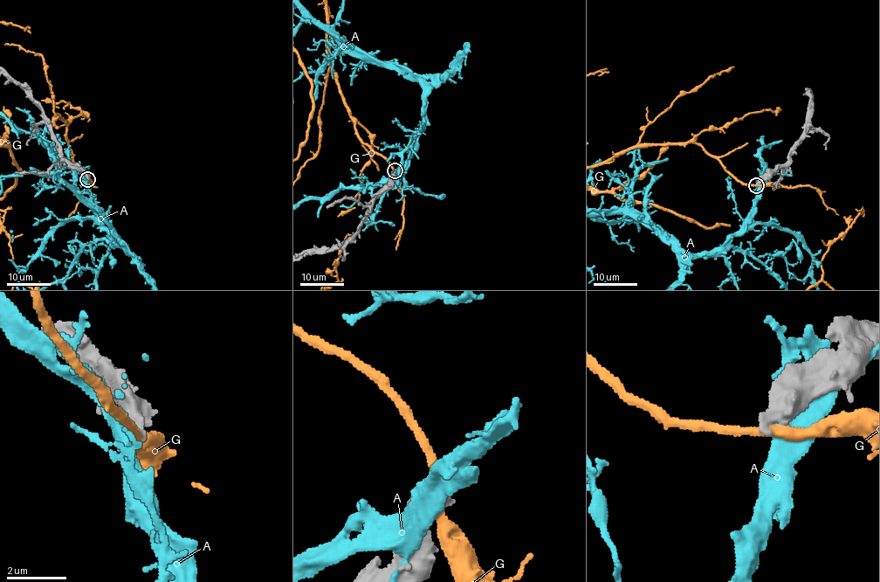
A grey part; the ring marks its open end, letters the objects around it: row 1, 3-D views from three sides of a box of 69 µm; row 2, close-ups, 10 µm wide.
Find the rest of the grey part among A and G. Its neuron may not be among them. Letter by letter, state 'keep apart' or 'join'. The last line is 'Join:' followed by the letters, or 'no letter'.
A: keep apart
G: keep apart
Join: no letter

